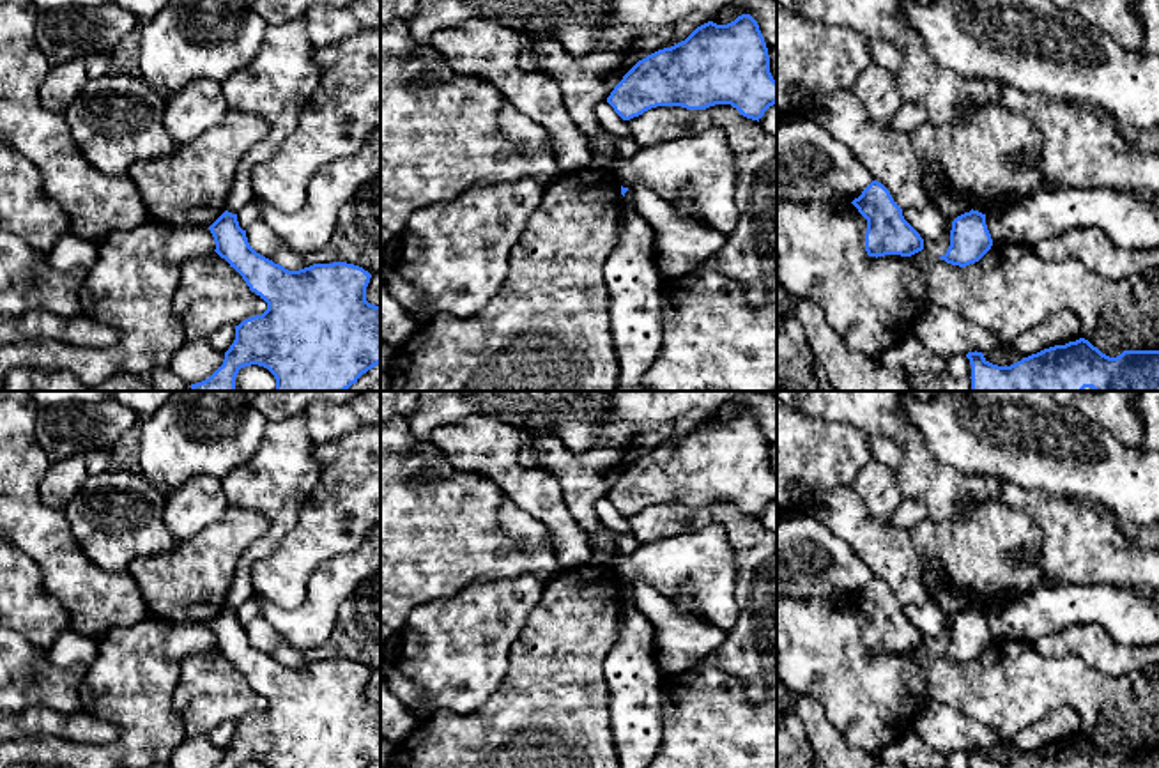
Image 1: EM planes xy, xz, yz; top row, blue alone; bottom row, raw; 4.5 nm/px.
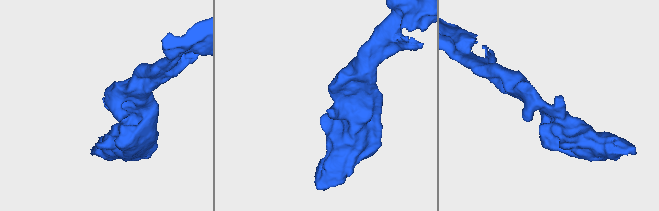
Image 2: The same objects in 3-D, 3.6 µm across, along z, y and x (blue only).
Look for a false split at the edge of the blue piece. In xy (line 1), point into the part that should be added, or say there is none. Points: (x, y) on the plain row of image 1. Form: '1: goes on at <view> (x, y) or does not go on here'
1: does not go on here

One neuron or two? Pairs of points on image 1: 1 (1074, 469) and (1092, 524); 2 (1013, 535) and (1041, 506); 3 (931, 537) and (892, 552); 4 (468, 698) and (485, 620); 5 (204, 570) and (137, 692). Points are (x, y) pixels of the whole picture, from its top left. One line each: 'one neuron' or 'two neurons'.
1: two neurons
2: two neurons
3: two neurons
4: one neuron
5: two neurons

